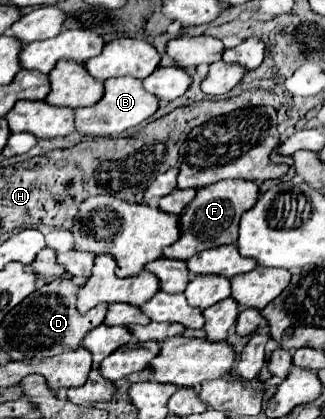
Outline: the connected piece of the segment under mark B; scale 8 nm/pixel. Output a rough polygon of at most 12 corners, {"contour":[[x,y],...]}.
{"contour":[[110,78],[76,108],[82,136],[118,136],[158,110],[136,78]]}

